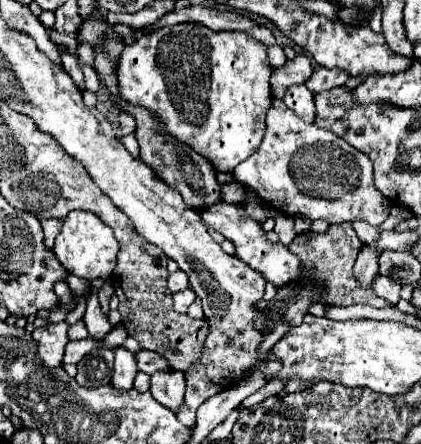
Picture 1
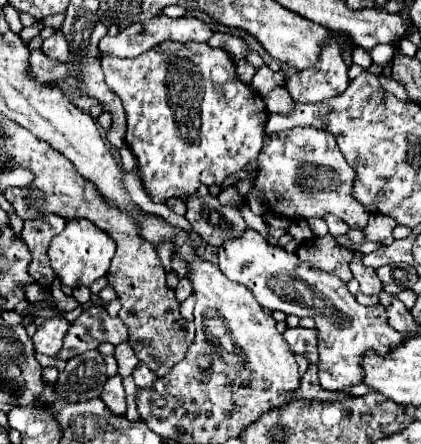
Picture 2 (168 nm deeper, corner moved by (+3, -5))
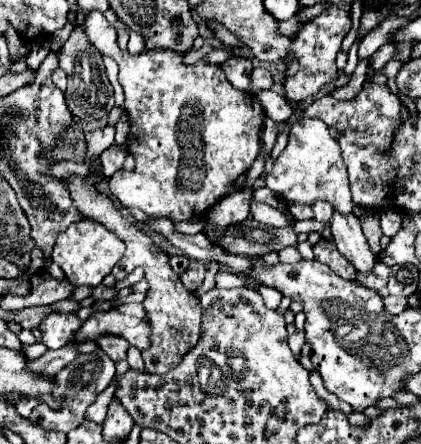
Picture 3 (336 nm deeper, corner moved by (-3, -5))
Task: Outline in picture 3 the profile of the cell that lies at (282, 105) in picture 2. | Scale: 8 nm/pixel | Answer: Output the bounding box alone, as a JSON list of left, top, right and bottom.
[222,56,252,90]

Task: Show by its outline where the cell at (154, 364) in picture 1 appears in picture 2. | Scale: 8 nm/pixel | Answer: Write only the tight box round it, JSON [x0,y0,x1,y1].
[114,342,140,376]

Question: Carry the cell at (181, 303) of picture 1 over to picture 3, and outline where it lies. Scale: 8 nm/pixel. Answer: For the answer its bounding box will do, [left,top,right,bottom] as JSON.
[180,260,206,292]

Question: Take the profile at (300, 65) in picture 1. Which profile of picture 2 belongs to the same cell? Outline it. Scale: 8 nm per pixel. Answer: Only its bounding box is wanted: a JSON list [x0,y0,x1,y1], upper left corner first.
[252,66,286,94]

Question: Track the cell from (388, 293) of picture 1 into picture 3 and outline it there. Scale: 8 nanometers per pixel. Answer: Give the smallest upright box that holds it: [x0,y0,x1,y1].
[330,210,376,272]

